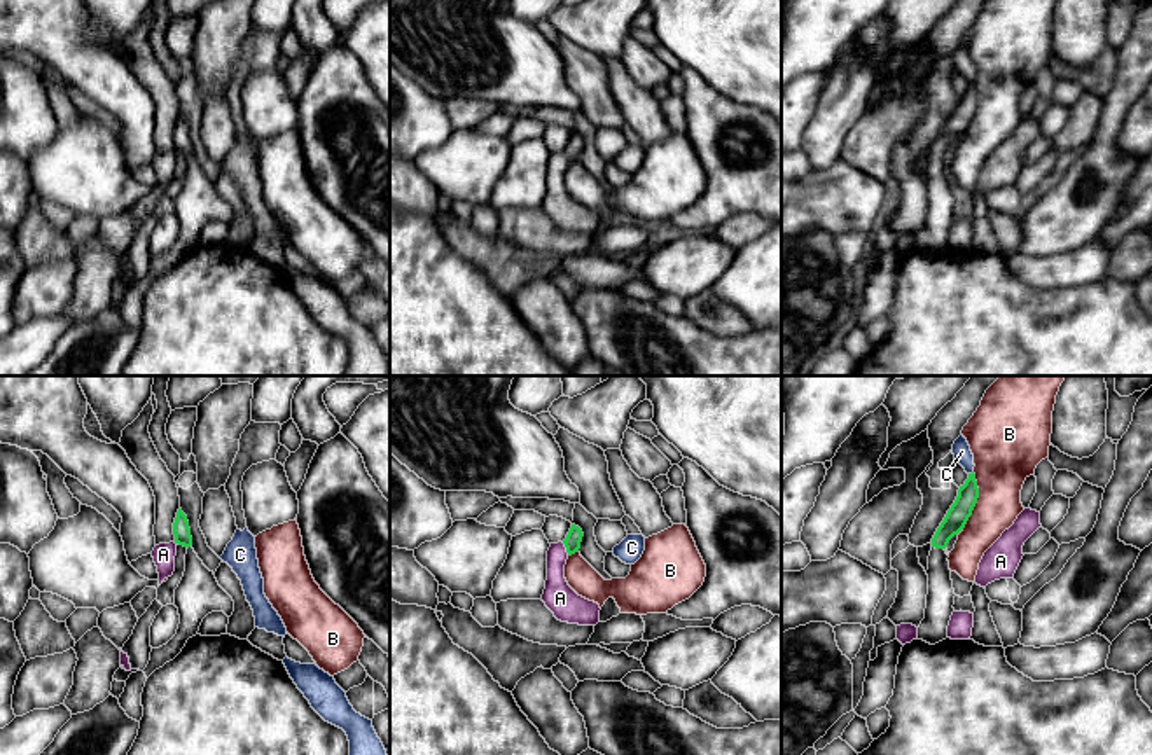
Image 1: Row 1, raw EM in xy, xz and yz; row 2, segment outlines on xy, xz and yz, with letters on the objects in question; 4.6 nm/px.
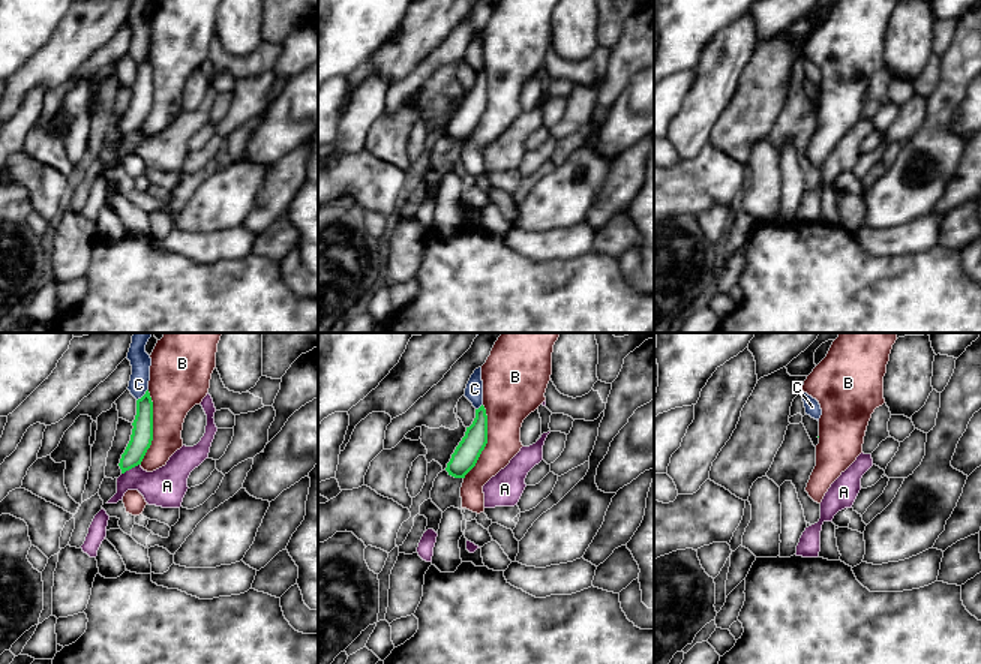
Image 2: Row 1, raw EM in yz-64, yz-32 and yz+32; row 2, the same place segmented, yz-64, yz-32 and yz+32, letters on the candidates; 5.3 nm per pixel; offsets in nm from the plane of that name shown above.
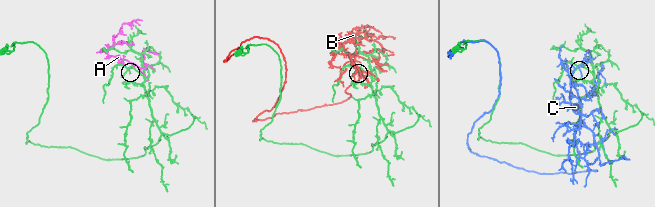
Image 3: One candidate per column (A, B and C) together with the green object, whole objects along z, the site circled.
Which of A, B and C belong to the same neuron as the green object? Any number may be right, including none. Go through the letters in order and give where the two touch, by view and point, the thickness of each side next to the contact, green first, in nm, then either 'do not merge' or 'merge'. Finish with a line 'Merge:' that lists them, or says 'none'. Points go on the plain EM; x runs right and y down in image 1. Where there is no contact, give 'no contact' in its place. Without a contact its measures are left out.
A: meets green in xz at (567, 158); 80 nm thick on the green side, 150 nm on the other; do not merge
B: meets green in yz at (976, 109); 100 nm thick on the green side, 280 nm on the other; do not merge
C: meets green in yz at (972, 81); 100 nm thick on the green side, 80 nm on the other; do not merge
Merge: none

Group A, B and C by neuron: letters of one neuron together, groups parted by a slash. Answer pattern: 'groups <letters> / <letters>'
groups A / B / C

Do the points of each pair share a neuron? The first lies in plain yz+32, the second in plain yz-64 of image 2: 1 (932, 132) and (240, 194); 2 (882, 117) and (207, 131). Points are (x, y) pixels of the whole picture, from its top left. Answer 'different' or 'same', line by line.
1: same
2: different

